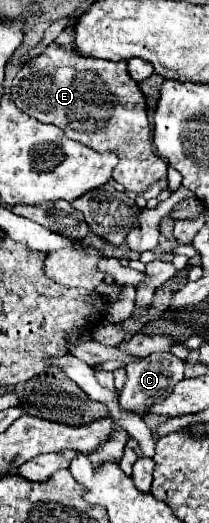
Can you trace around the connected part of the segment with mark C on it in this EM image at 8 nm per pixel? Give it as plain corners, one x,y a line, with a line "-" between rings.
154,352
146,358
130,362
130,366
126,366
128,380
126,380
126,384
120,392
122,408
138,412
138,414
144,416
146,406
150,406
154,402
162,402
162,398
166,398
166,394
170,394
170,390
184,378
184,368
186,368
186,362
176,358
170,352

